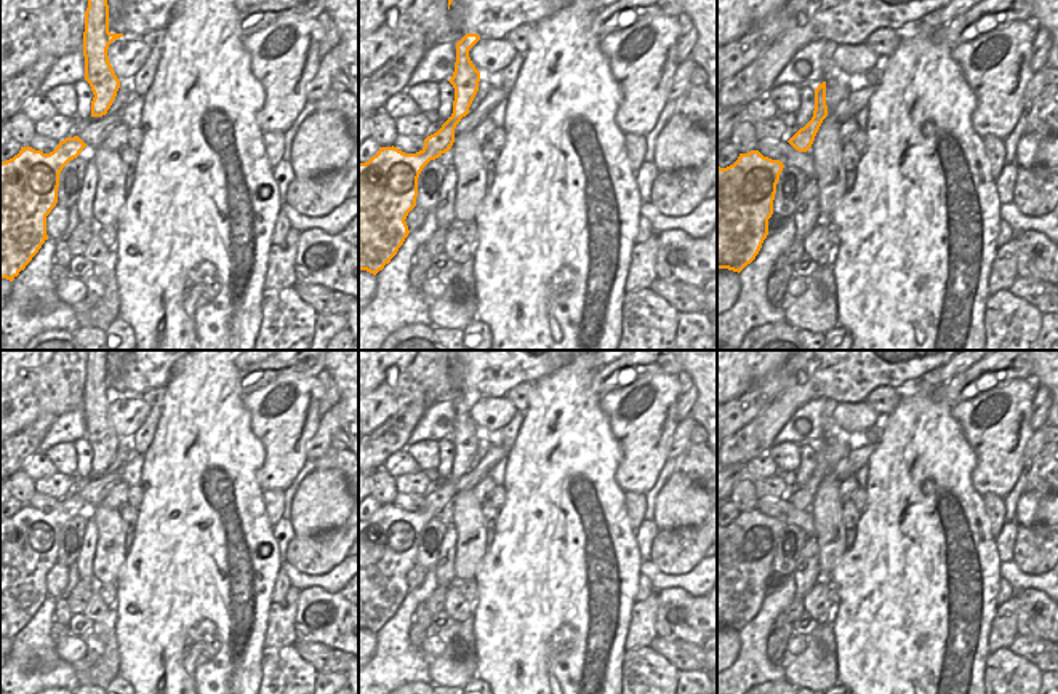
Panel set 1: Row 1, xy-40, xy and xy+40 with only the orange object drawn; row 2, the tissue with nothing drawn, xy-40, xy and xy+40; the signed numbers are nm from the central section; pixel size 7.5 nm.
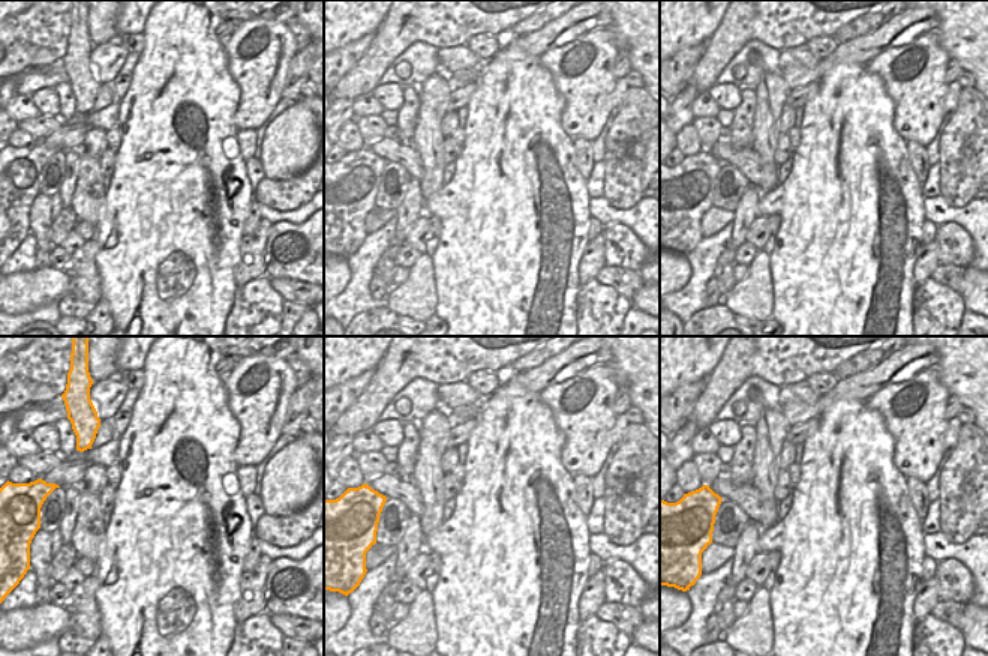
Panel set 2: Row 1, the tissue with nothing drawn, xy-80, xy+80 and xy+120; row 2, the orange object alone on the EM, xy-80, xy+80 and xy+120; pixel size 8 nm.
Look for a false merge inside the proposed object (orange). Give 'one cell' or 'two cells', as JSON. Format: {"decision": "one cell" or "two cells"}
{"decision": "one cell"}

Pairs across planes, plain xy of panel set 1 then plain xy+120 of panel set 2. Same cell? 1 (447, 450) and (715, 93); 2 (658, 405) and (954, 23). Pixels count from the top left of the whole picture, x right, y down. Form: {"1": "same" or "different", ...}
{"1": "different", "2": "different"}

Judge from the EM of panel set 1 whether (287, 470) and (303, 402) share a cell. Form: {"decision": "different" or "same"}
{"decision": "same"}

